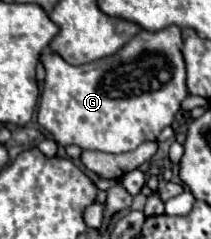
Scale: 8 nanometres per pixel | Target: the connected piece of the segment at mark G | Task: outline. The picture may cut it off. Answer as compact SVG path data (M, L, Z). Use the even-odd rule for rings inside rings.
M177 25L161 31L141 31L135 39L115 55L85 65L69 65L63 57L53 51L41 53L47 77L43 83L39 123L55 137L61 145L79 145L81 149L99 149L107 153L125 153L137 149L141 143L155 141L157 135L173 123L179 103L187 97L185 87L185 63L181 55L181 29Z

